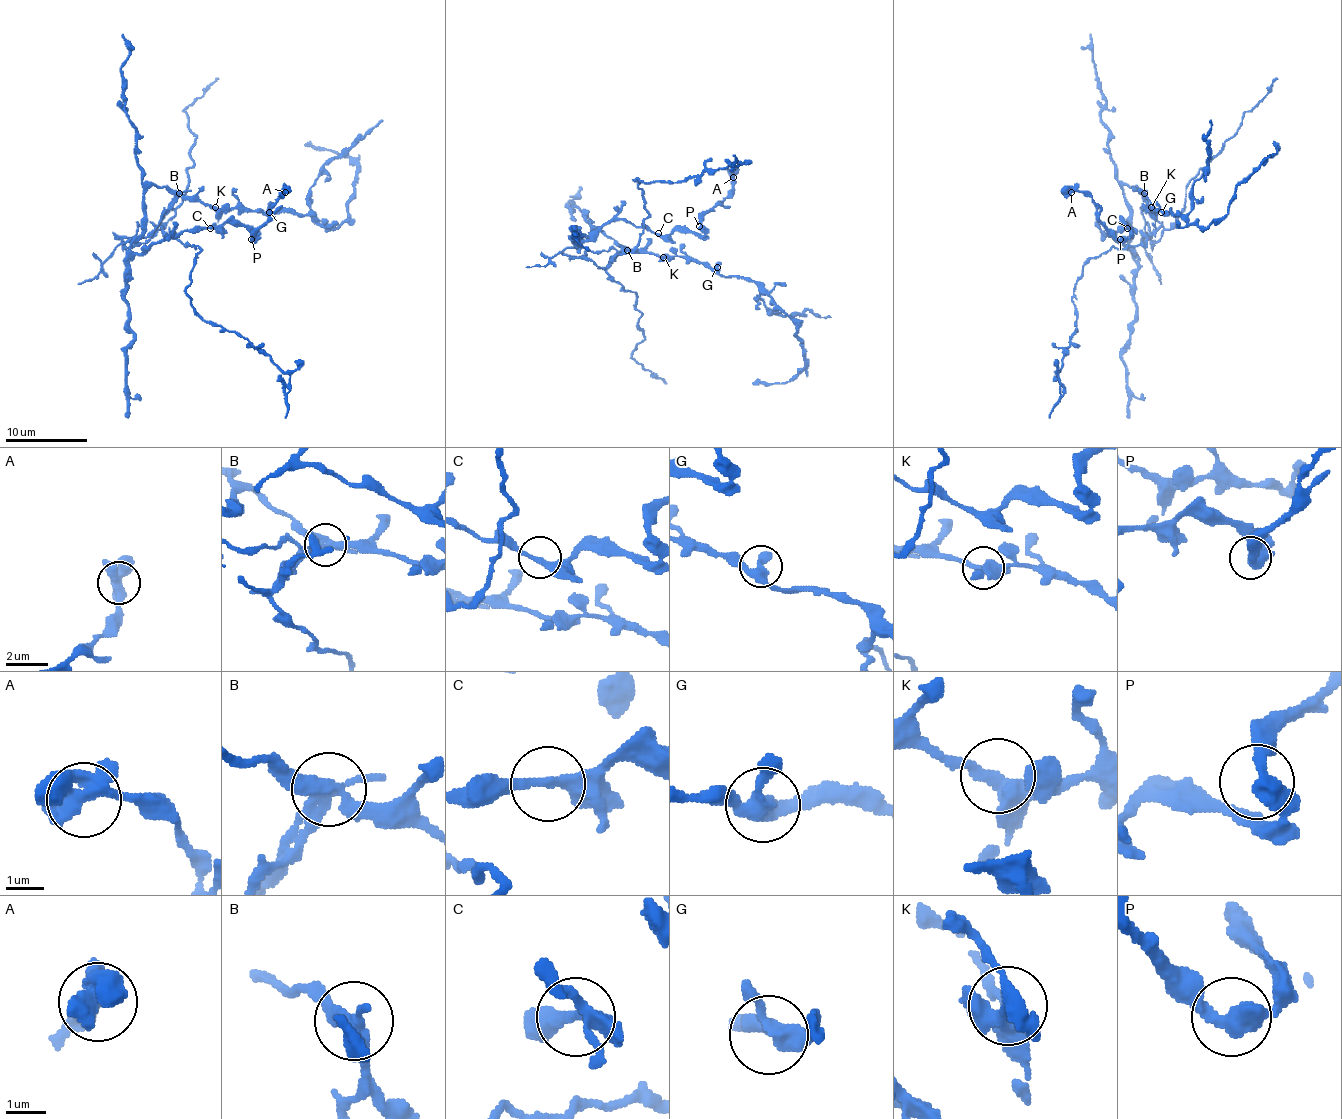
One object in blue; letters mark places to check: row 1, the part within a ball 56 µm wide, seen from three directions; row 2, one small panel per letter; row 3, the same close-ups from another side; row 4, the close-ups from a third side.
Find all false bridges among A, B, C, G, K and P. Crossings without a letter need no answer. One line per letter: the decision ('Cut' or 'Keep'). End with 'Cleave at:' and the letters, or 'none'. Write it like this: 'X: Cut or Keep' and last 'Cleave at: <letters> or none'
A: Keep
B: Cut
C: Keep
G: Keep
K: Keep
P: Keep
Cleave at: B

